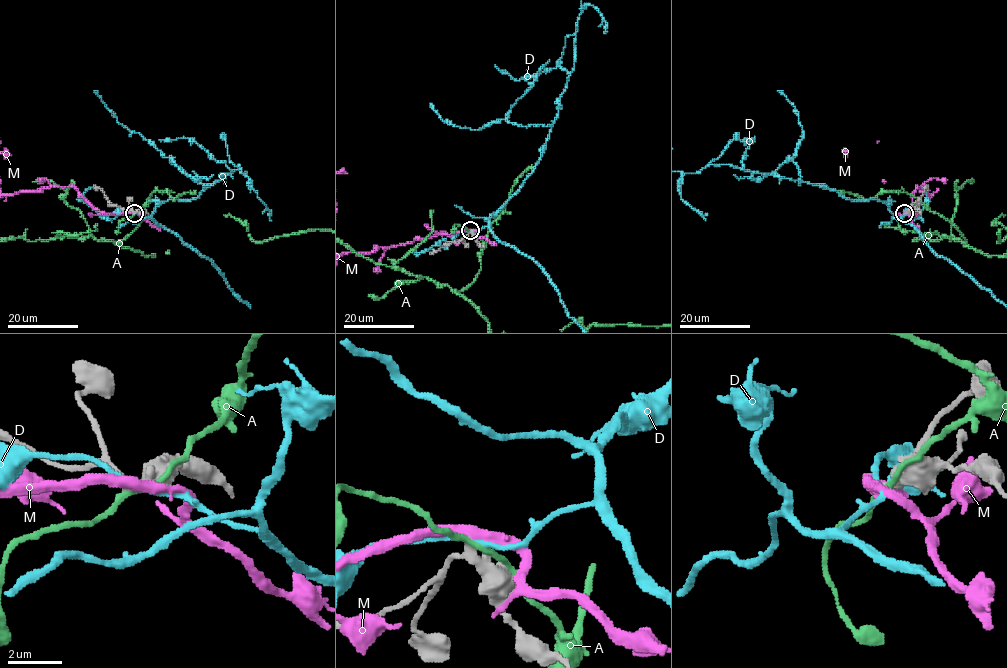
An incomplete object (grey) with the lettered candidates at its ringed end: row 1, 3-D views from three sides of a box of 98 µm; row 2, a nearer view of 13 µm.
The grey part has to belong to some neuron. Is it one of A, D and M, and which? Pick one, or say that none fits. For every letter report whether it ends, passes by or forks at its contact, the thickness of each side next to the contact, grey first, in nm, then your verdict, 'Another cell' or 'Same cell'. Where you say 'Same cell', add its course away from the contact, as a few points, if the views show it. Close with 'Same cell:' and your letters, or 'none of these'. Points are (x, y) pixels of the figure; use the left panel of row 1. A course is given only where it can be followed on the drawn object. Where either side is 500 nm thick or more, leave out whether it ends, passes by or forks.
A: Thickness 550 nm (grey) against 200 nm. Another cell
D: It passes by. Thickness 240 nm (grey) against 170 nm. Another cell
M: It passes by. Thickness 200 nm (grey) against 400 nm. Another cell
Same cell: none of these

